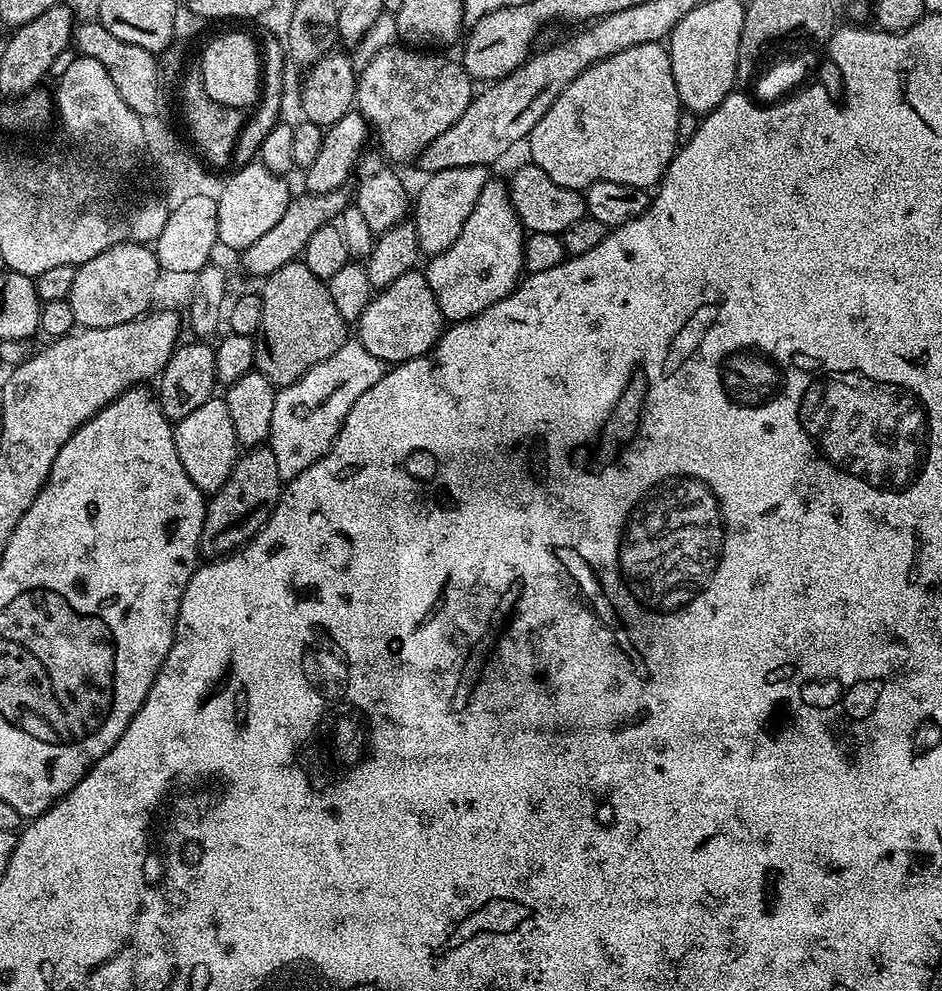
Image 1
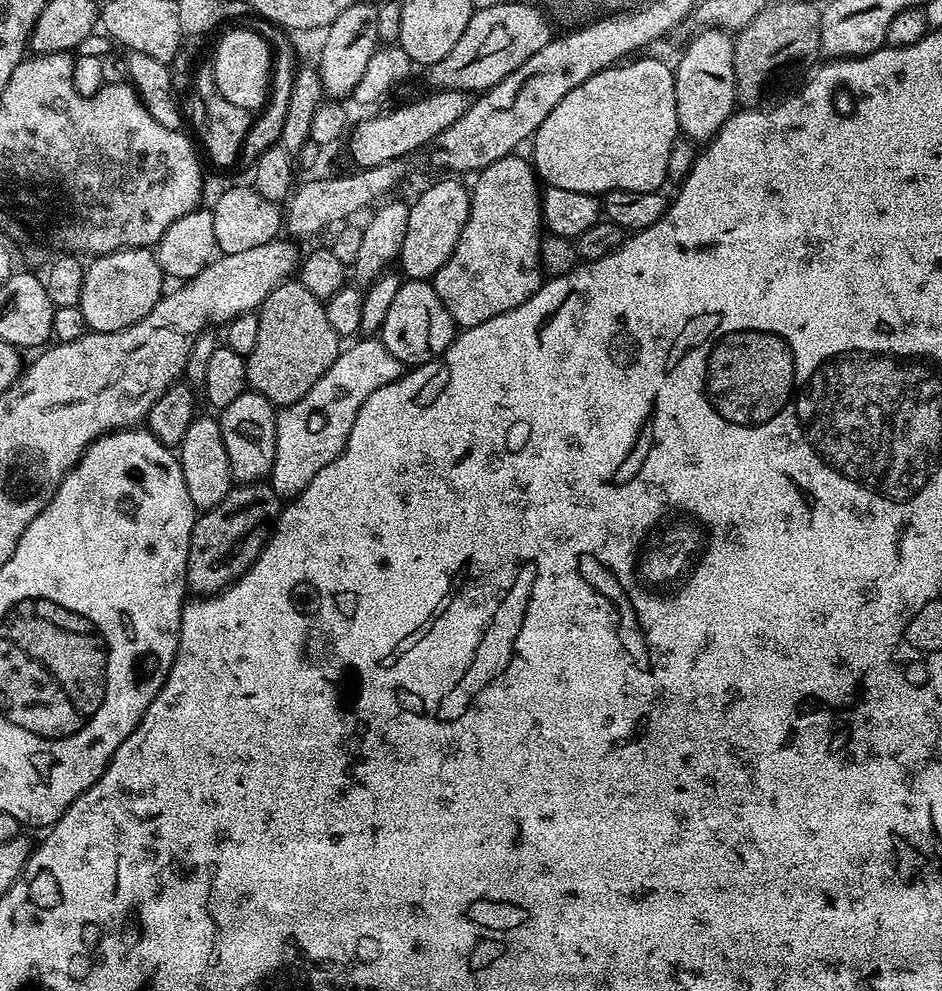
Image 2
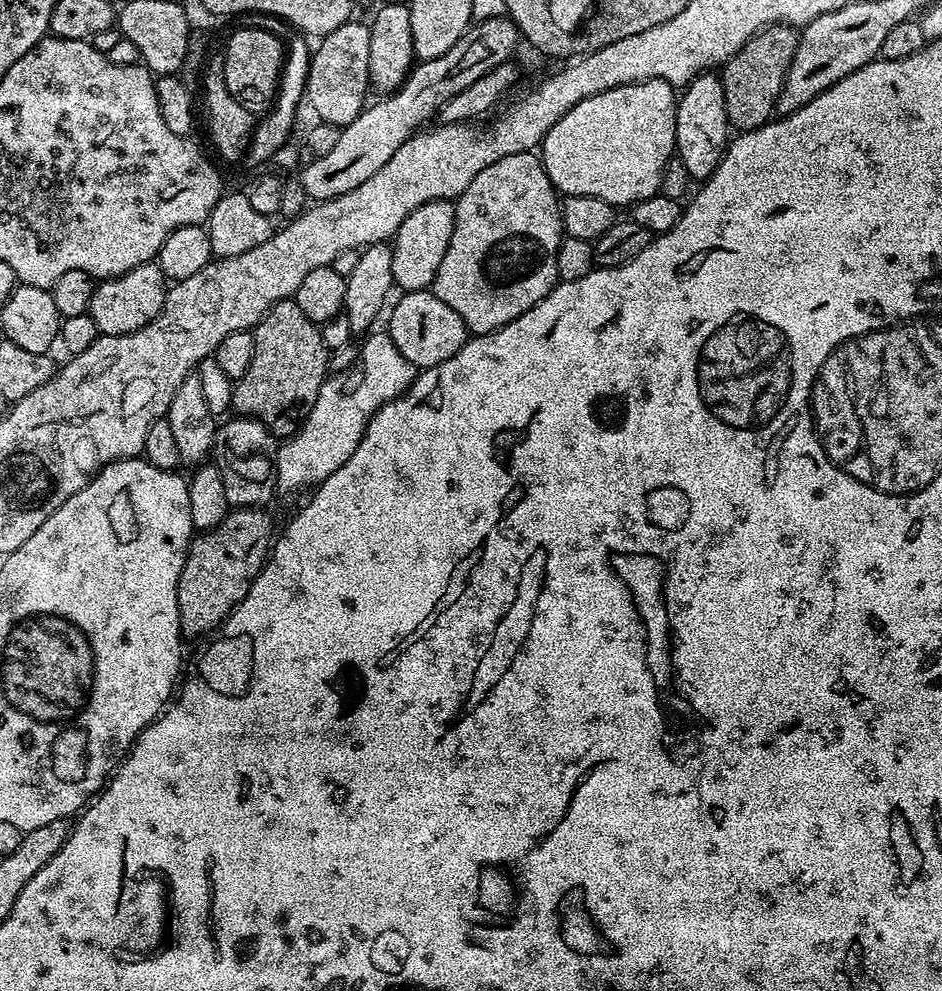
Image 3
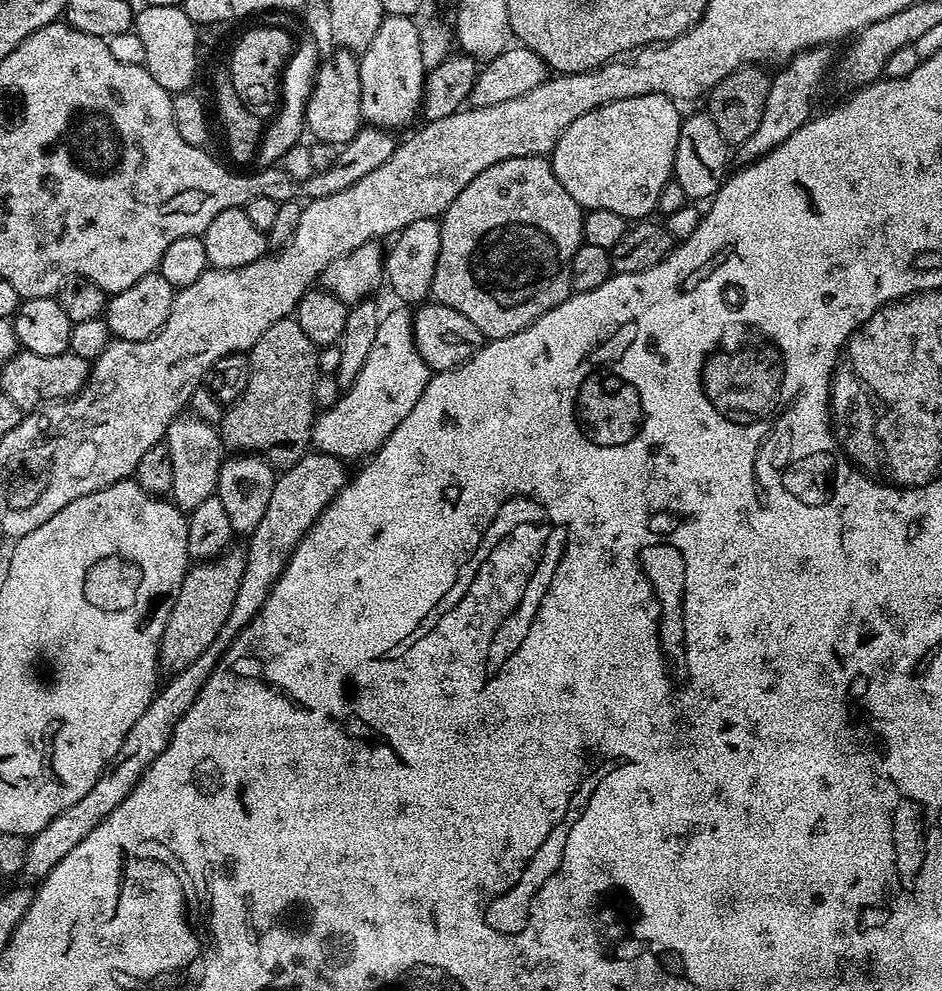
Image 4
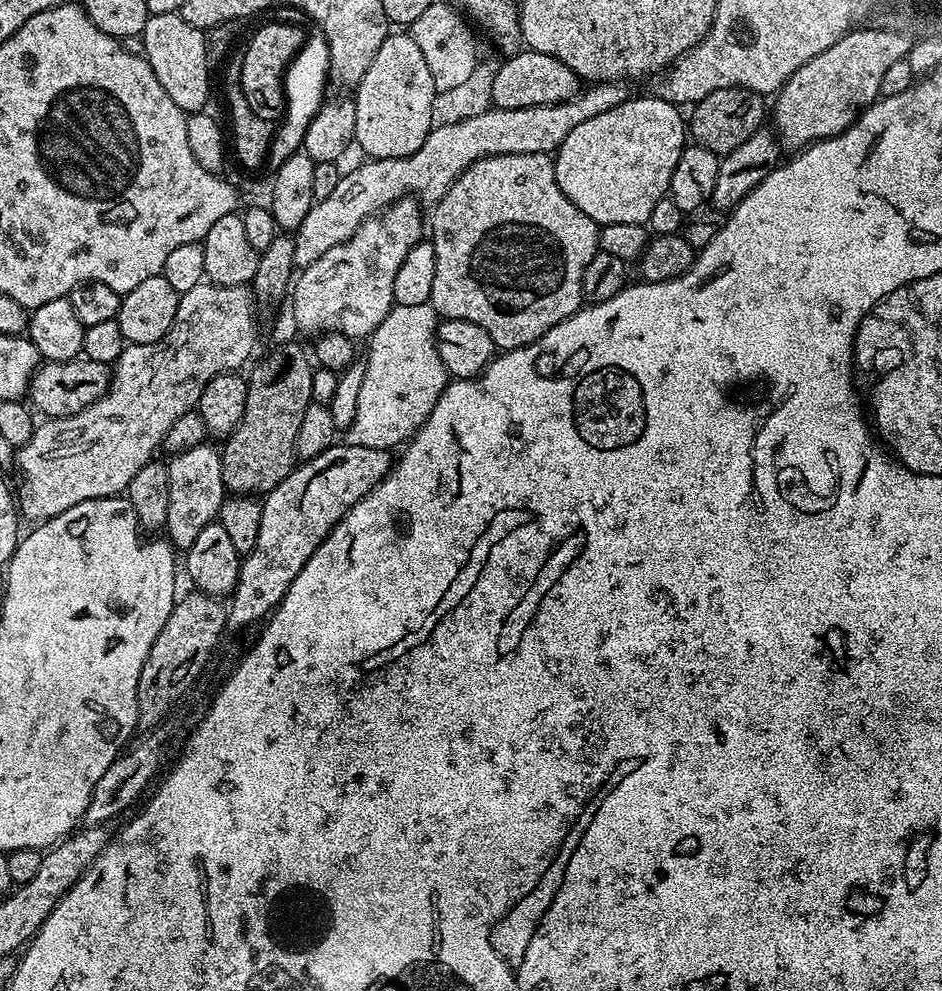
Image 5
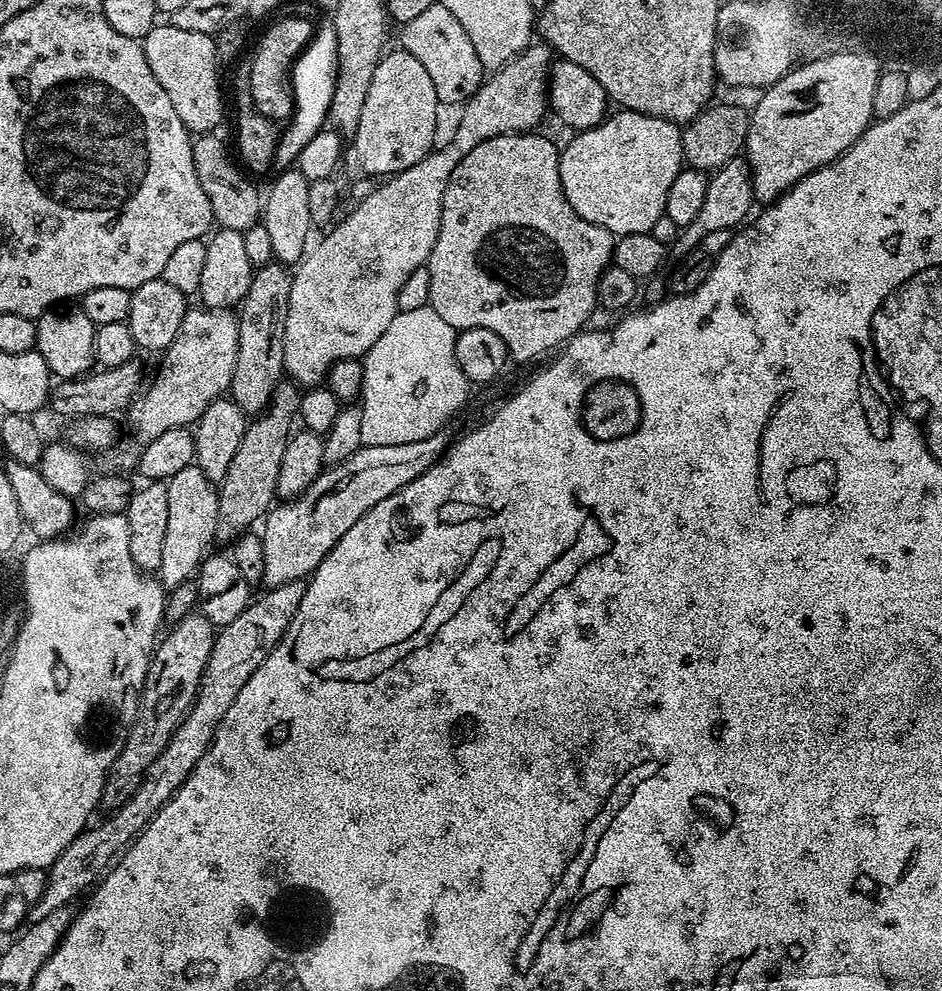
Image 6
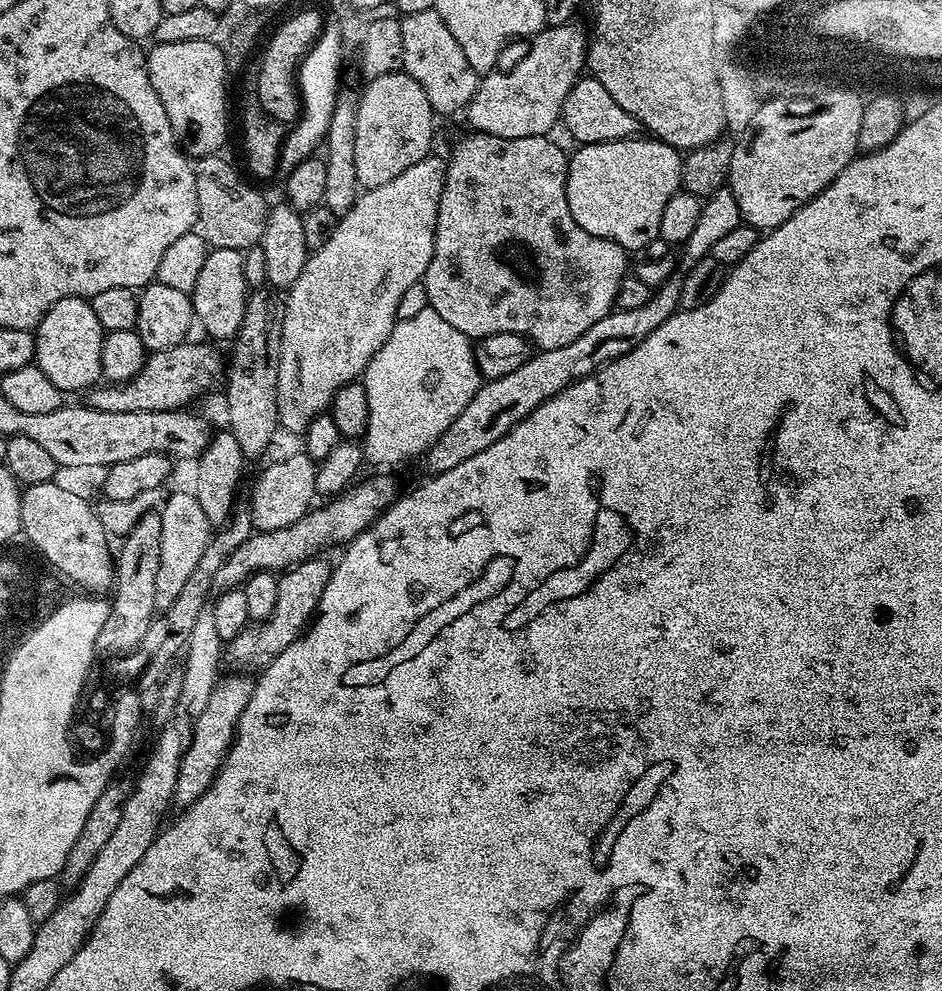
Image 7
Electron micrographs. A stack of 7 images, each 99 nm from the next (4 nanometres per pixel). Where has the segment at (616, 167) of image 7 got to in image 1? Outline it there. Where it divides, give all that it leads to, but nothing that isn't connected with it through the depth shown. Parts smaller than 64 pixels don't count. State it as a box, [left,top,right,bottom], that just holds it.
[526,42,682,190]

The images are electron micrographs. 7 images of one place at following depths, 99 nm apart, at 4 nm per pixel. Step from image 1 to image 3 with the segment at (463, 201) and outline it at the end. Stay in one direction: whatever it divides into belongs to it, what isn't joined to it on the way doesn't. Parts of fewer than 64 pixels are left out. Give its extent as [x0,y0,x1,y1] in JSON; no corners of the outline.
[391,200,456,293]

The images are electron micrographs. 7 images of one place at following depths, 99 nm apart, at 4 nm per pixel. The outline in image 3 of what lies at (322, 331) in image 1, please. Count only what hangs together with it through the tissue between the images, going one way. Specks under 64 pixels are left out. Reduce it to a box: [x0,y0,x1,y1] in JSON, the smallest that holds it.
[231,298,329,438]

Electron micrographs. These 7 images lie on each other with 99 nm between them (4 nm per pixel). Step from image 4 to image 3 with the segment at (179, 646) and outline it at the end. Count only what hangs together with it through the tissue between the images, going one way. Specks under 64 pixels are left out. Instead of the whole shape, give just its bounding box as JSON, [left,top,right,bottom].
[178,507,274,637]

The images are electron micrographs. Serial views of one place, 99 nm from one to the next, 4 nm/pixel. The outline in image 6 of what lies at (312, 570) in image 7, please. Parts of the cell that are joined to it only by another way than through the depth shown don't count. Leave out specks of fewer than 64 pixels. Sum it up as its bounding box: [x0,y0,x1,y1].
[28,580,304,921]

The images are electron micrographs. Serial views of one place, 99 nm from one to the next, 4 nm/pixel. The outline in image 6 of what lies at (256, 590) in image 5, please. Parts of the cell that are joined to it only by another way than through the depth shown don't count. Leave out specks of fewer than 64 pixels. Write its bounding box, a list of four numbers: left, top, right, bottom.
[262,430,450,588]

